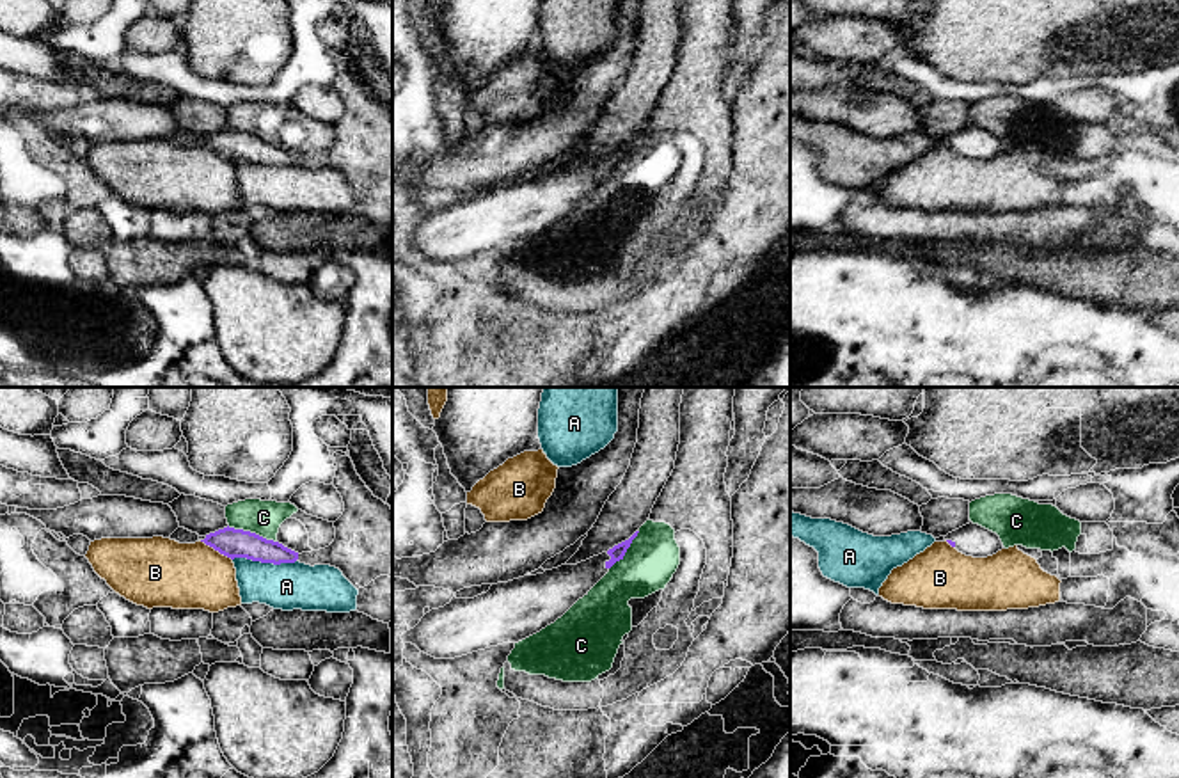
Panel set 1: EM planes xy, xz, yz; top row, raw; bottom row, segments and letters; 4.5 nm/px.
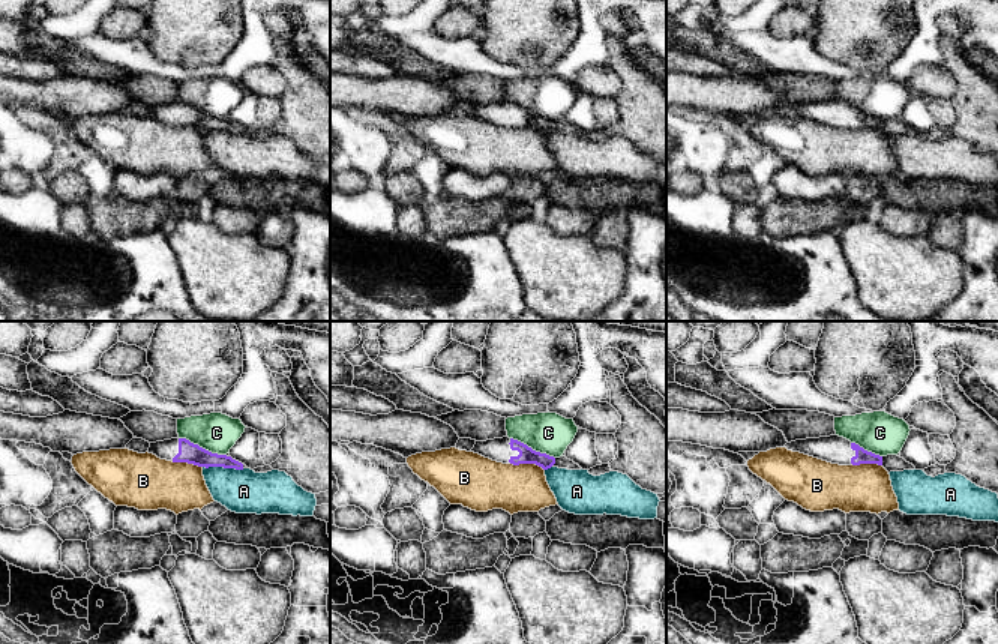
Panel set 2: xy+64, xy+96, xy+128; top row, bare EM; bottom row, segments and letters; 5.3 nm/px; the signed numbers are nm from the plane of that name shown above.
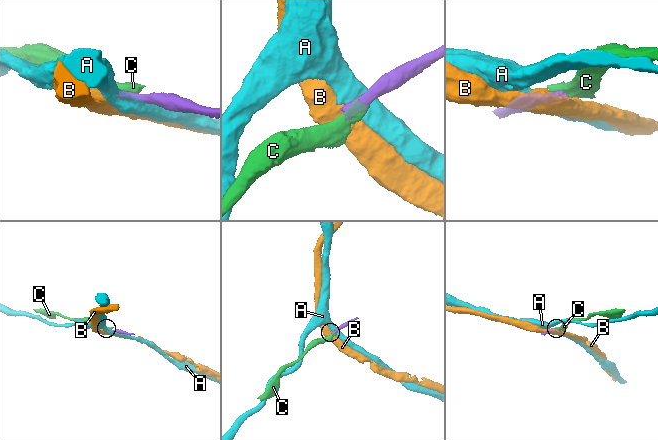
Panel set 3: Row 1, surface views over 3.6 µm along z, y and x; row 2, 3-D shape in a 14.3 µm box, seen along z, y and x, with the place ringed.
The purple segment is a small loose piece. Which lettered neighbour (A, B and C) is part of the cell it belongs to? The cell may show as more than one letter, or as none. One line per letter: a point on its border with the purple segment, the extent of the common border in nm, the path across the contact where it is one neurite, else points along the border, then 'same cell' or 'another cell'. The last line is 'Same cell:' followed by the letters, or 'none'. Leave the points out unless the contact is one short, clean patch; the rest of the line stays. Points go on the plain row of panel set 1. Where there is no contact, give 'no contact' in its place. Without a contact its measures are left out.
A: xy (265, 164) | 280 nm | another cell
B: xy (215, 151) | 180 nm | along xy (199, 142), (231, 162) | another cell
C: xy (253, 135) | 240 nm | along xy (228, 128), (249, 132), (276, 144) | another cell
Same cell: none

